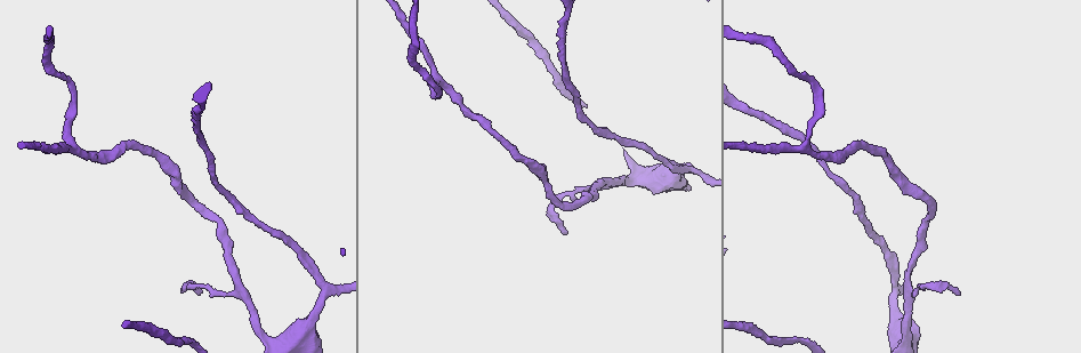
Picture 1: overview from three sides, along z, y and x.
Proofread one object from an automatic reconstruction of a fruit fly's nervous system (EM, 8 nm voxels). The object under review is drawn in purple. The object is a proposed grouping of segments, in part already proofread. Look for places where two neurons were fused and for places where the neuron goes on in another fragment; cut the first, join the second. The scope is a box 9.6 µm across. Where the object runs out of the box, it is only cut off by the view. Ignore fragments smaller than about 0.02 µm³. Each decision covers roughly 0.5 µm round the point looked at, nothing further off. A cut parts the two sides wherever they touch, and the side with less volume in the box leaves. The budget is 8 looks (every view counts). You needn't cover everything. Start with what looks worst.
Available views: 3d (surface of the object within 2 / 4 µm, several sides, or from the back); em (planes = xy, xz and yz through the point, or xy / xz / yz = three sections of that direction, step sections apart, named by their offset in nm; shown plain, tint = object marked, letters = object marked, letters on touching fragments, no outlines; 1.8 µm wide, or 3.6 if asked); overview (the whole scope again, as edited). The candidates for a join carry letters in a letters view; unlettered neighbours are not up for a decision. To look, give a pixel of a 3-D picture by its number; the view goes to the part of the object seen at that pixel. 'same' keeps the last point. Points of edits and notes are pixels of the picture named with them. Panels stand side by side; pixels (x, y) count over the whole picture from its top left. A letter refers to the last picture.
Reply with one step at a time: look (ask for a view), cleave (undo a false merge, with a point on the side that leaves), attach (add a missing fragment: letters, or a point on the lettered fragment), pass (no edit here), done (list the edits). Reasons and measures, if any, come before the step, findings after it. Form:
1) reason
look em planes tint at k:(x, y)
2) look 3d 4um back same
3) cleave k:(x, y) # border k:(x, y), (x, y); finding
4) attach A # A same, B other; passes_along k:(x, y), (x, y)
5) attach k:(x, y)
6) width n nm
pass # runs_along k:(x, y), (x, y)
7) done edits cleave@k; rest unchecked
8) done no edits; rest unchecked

thin end
look em xy step 16 letters at 1:(197, 293)

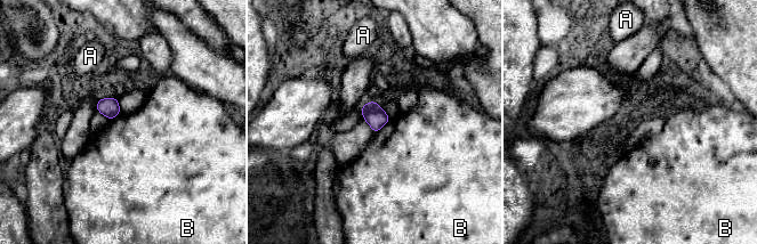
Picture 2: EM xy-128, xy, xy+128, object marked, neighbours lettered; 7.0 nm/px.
longest_contact B 160 nm
pass # A other, B other; no lettered fragment goes on from it

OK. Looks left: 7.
thin arm on a thick one
look em 3.6um xy step 16 tint at 1:(273, 345)

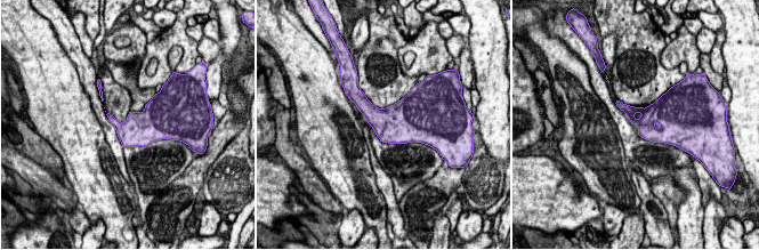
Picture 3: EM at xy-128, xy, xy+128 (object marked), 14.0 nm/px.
look em 3.6um planes letters same

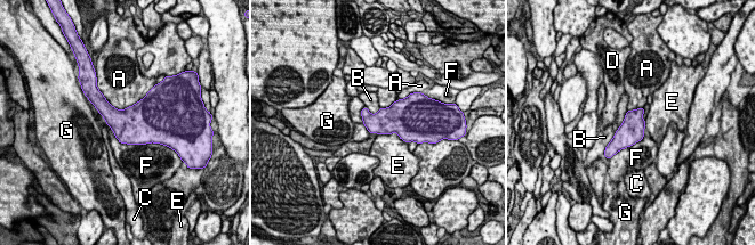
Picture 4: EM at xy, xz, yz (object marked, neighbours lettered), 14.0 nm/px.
pass # A other, B other, C other, D other, E other, F other, G other; border 4:(628, 111), (623, 123), (604, 149); continuous, no second neuron

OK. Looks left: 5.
arms part here
look 3d 2um at 1:(688, 167)

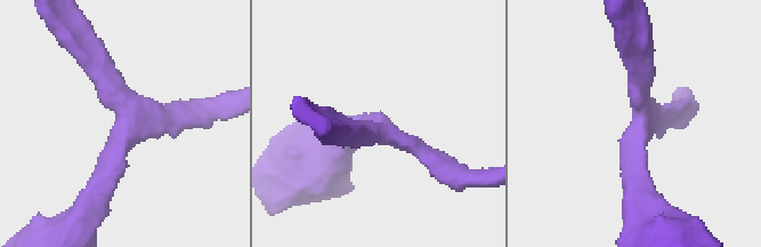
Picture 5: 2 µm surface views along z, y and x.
arms 3; need the tissue
look em planes letters at 5:(640, 138)

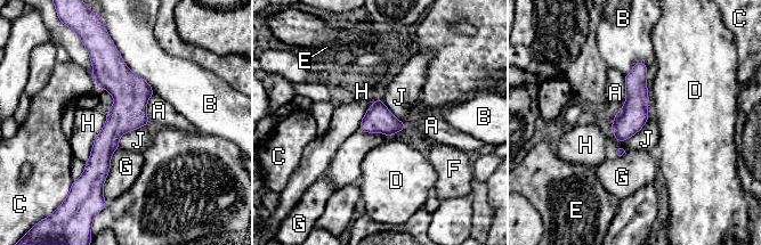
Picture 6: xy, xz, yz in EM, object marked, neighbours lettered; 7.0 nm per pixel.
width 190 nm; longest_contact B 460 nm
pass # A other, B other, C other, D other, E other, F other, G other, H other, J other; one neuron here

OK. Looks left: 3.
a fork
look 3d 2um at 1:(438, 78)

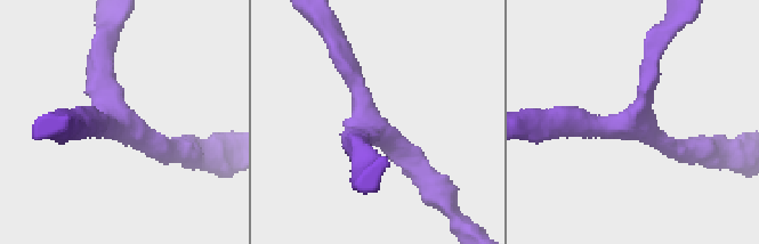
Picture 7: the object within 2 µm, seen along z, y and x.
arms 3; arm_widths 180, 180, 200 nm
look em planes letters at 7:(638, 122)

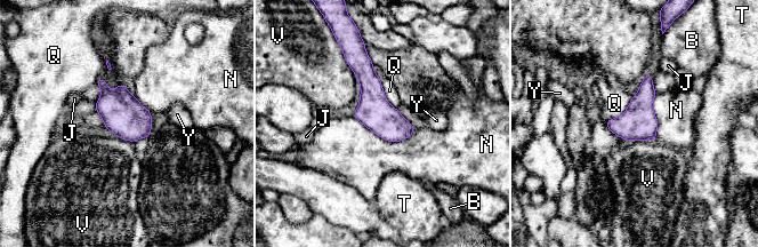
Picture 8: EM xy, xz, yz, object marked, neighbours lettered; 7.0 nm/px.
pass # B other, J other, N other, Q other, T other, V other, Y other; runs_along 8:(359, 56), (372, 100), (406, 134); one neuron here

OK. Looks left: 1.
done no edits; rest unchecked

